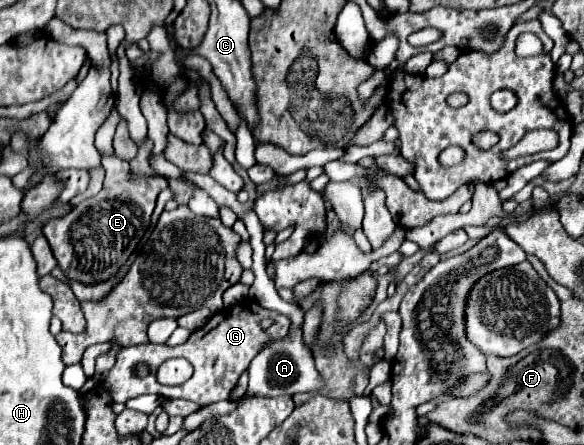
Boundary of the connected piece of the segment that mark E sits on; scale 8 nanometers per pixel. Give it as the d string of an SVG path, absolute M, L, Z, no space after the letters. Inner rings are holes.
M115 153L101 155L101 167L105 169L105 181L99 195L81 201L65 217L43 225L43 235L53 249L57 265L69 279L83 283L105 281L119 271L119 265L129 259L143 237L143 229L149 227L157 195L169 185L161 175L145 177L133 173L129 163Z

